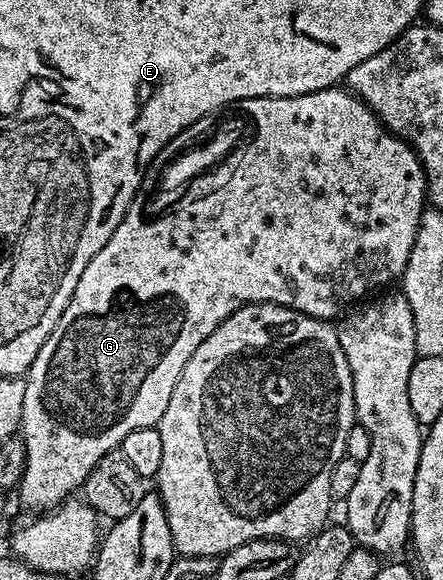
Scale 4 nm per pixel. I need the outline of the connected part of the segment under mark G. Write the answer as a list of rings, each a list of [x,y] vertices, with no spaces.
[[[344,87],[319,89],[293,97],[251,97],[242,103],[242,109],[248,112],[247,120],[251,128],[252,125],[256,128],[256,134],[243,142],[235,156],[229,155],[223,159],[222,168],[228,173],[214,178],[209,185],[203,185],[200,179],[191,180],[176,198],[181,197],[169,205],[156,205],[153,209],[144,210],[143,196],[136,196],[122,223],[118,223],[114,235],[110,235],[106,247],[102,247],[102,251],[98,251],[98,255],[86,263],[86,271],[82,271],[82,279],[78,279],[78,287],[74,287],[74,295],[66,311],[62,311],[54,331],[50,331],[46,343],[42,343],[34,363],[28,369],[20,416],[26,463],[20,476],[18,494],[21,503],[33,509],[33,514],[51,511],[69,500],[70,495],[75,494],[72,493],[75,489],[76,492],[83,490],[84,480],[90,471],[94,471],[98,459],[107,453],[117,452],[122,439],[126,439],[130,431],[159,426],[162,411],[166,411],[170,395],[174,395],[174,383],[178,383],[178,375],[182,375],[182,367],[186,367],[190,355],[198,351],[198,343],[202,343],[202,339],[213,333],[234,311],[251,305],[253,301],[272,301],[275,305],[290,307],[311,317],[332,319],[345,307],[367,298],[368,288],[372,284],[388,285],[391,281],[396,283],[401,280],[411,248],[414,247],[420,217],[426,208],[424,168],[415,149],[395,133],[389,133],[374,110],[361,97]]]

